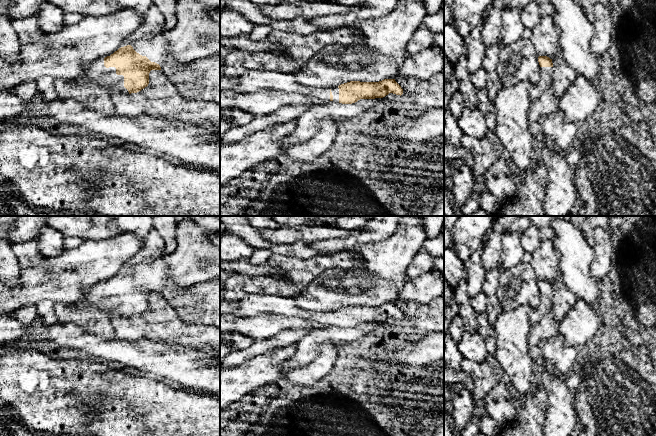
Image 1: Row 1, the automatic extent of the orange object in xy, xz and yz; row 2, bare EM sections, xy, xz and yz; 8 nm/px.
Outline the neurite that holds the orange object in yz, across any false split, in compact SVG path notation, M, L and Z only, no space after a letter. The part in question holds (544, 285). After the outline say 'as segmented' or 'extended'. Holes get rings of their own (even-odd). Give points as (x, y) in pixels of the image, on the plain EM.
M539 280L541 303L537 309L531 309L529 322L532 326L538 324L542 317L551 311L553 306L553 287L552 283L547 280Z; extended

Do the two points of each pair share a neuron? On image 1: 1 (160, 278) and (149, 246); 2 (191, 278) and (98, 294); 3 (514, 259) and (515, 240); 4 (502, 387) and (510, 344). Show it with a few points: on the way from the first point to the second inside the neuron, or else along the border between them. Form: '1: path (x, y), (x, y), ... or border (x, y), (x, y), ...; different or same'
1: border (165, 253), (153, 262), (139, 263), (132, 268); different
2: path (168, 272), (144, 279), (121, 294); same
3: path (514, 254), (514, 245); same
4: border (506, 380), (515, 394); different

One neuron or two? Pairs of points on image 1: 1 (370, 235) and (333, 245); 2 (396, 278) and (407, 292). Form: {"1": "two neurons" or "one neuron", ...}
{"1": "one neuron", "2": "two neurons"}

